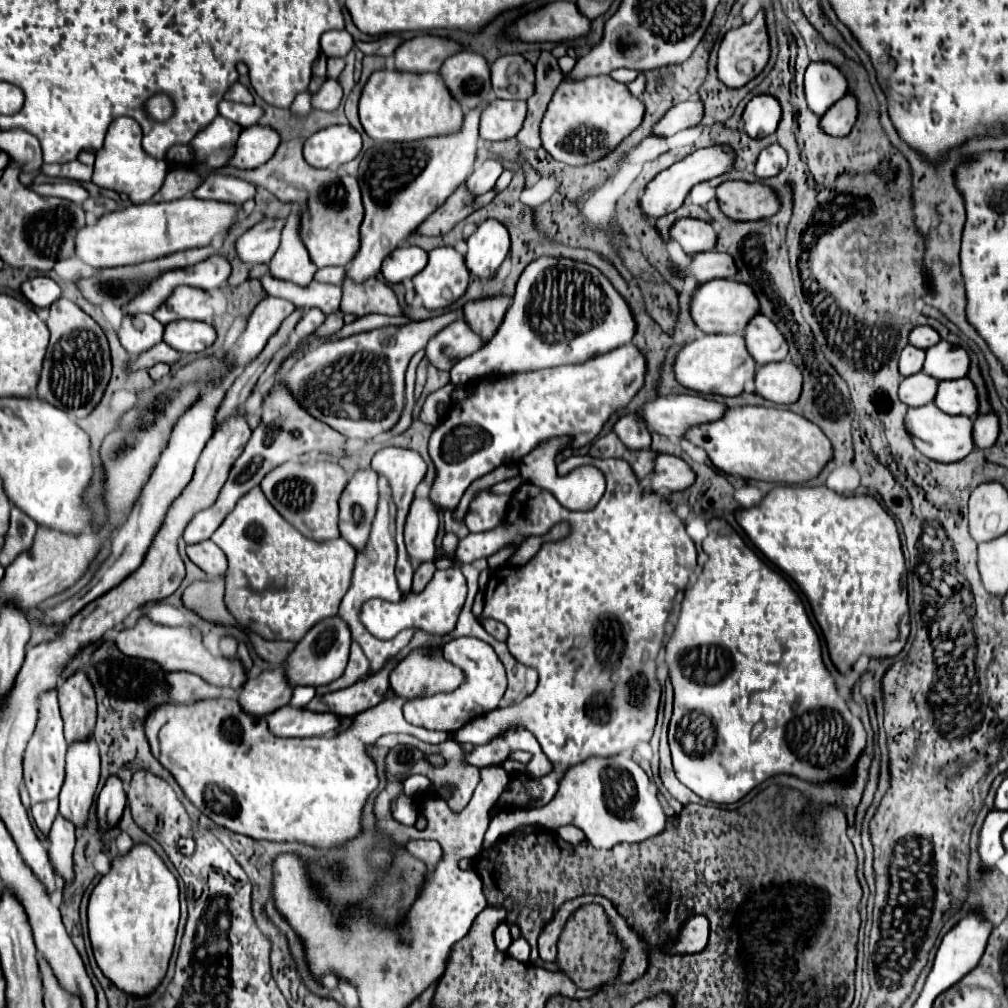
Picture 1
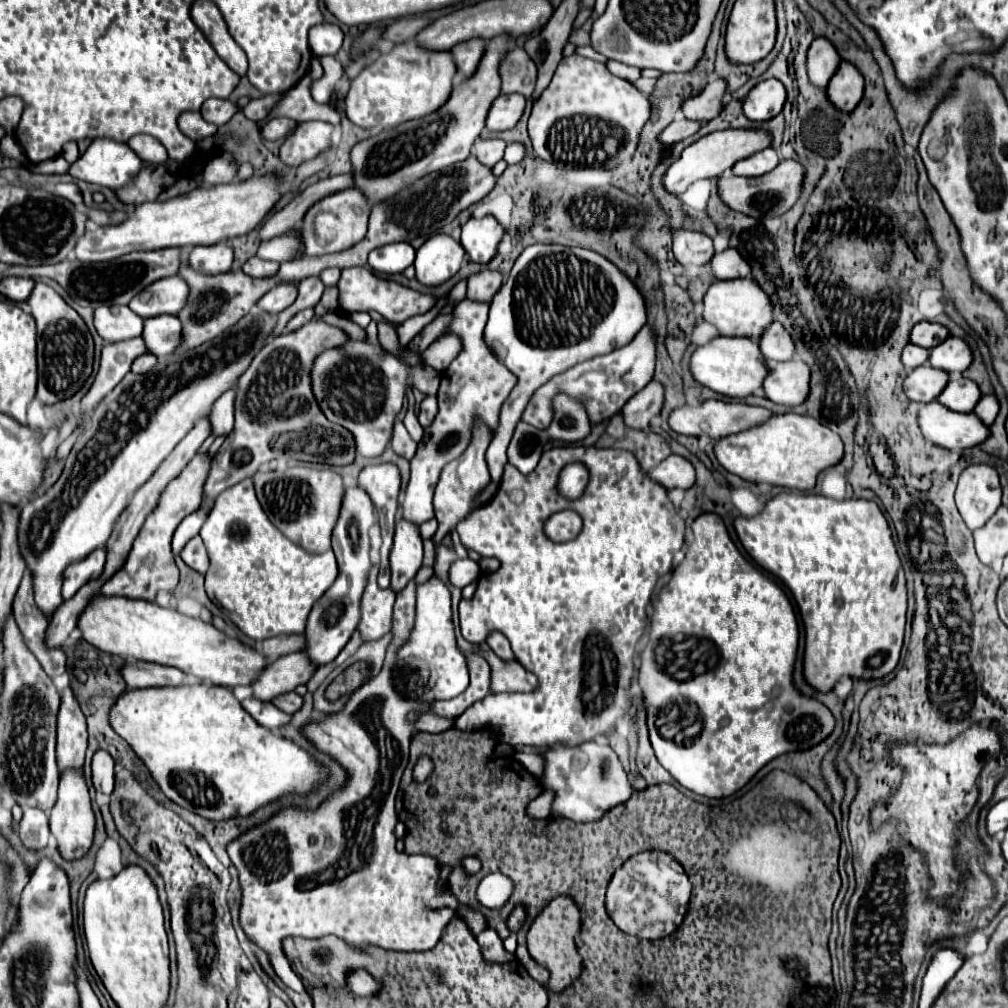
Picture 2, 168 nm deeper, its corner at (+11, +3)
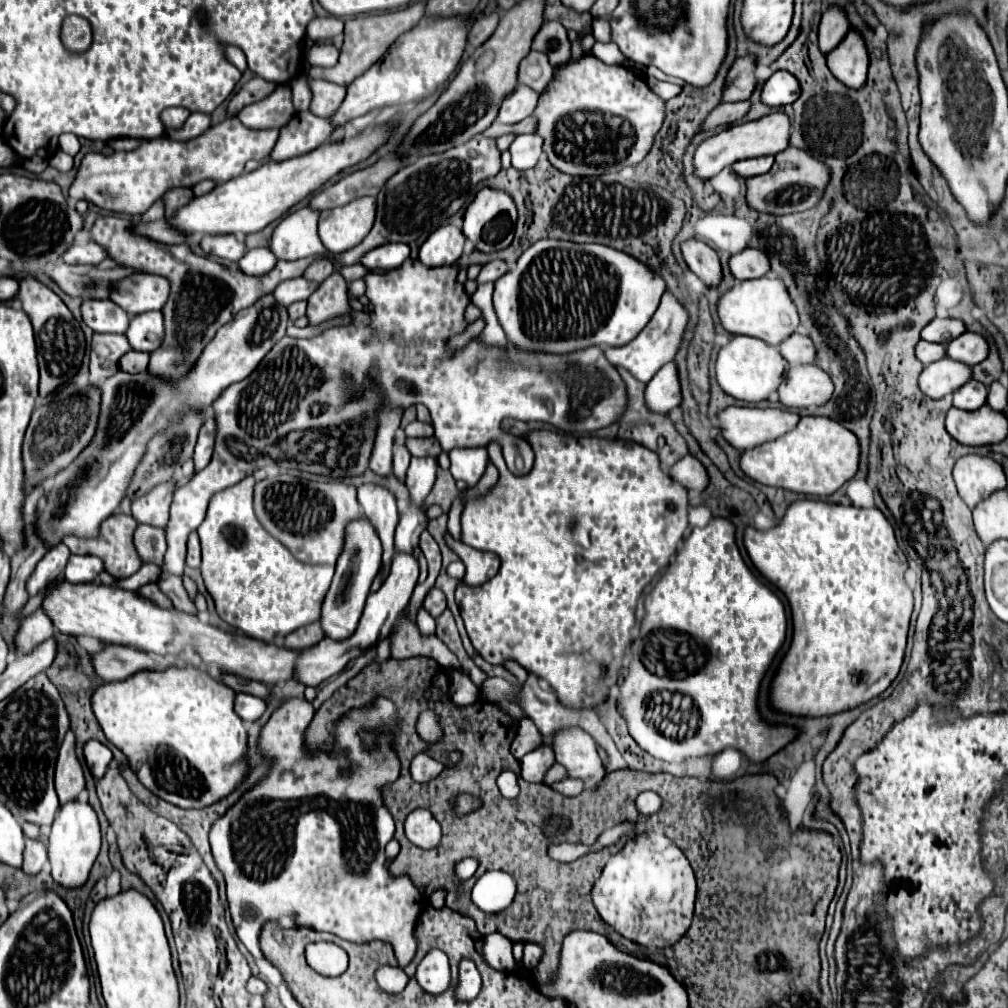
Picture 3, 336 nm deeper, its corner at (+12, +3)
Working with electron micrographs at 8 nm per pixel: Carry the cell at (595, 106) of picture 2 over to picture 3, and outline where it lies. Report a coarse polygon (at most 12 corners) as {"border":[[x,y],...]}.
{"border":[[582,56],[534,114],[548,160],[594,176],[646,158],[666,102]]}

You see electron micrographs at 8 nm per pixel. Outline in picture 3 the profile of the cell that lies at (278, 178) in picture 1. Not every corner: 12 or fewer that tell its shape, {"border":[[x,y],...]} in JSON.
{"border":[[376,198],[324,210],[322,244],[342,254],[370,232]]}

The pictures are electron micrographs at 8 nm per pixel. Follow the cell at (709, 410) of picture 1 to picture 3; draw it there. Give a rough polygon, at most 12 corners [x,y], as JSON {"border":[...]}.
{"border":[[736,408],[718,416],[738,450],[784,436],[800,414],[780,408]]}

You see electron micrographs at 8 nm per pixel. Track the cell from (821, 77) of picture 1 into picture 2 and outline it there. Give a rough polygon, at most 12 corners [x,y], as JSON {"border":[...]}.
{"border":[[825,38],[807,50],[807,76],[815,88],[827,88],[841,64]]}

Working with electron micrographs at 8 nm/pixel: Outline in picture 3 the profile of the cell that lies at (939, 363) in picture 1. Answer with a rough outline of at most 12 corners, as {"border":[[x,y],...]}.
{"border":[[964,332],[948,344],[948,358],[976,366],[988,342]]}

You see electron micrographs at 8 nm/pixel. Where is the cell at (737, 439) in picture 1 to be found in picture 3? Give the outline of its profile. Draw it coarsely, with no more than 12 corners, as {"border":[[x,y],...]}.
{"border":[[824,416],[750,448],[756,482],[810,496],[856,476],[854,432]]}

